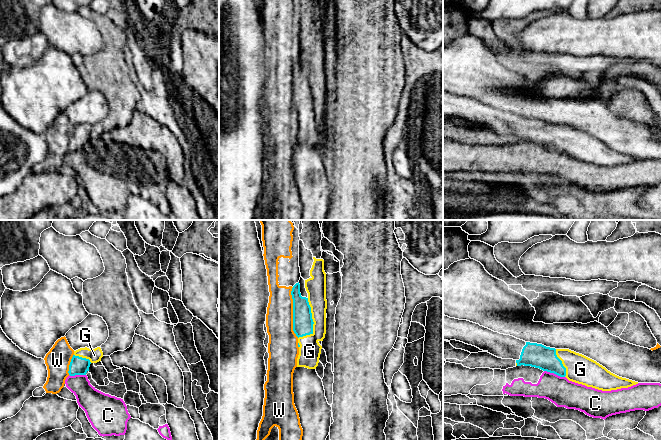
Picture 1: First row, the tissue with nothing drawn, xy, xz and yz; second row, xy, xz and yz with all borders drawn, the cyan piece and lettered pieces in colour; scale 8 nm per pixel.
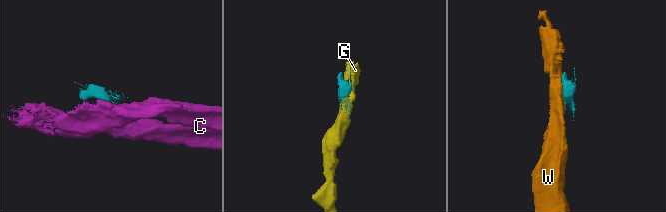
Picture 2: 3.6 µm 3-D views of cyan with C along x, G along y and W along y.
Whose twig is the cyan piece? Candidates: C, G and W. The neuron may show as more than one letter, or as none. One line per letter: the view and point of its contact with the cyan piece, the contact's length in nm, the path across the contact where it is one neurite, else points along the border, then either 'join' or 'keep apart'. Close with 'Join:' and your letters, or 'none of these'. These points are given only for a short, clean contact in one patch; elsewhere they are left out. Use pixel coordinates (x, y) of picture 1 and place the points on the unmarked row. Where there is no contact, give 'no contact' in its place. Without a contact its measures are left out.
C: yz (554, 149) | 180 nm | along yz (544, 146), (564, 153) | keep apart
G: xz (313, 98) | 340 nm | join
W: xz (293, 88) | 420 nm | keep apart
Join: G

